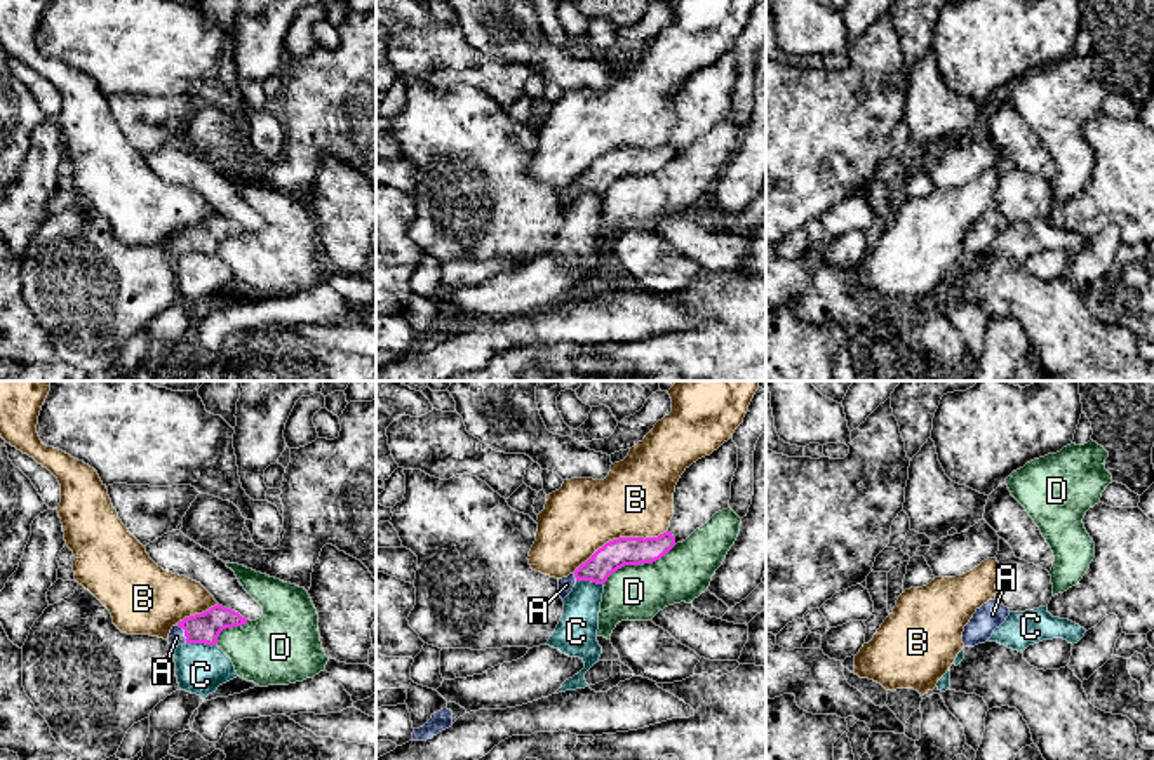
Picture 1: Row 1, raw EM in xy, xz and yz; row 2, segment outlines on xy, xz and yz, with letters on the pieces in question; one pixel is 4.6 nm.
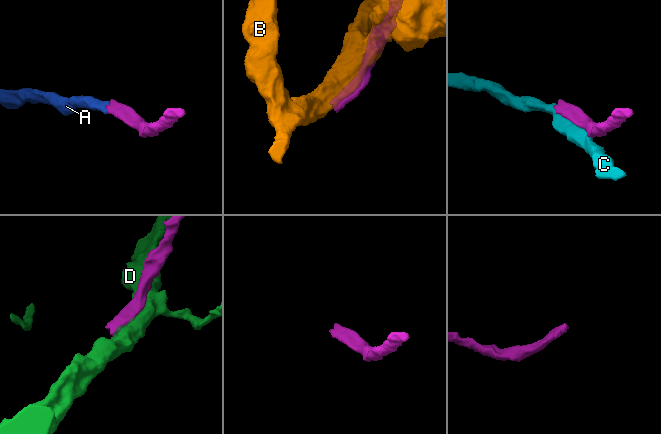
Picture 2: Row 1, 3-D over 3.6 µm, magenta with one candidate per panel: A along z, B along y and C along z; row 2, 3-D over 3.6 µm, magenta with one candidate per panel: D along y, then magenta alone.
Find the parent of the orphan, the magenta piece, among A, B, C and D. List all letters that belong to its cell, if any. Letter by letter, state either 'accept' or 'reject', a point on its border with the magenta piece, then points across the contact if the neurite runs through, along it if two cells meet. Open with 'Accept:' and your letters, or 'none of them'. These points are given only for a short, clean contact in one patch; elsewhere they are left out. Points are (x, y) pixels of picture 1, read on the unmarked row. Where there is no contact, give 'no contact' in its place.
Accept: A
A: accept; meets magenta in xy at (185, 244); runs through xy (202, 239), (185, 244), (176, 247)
B: reject; meets magenta in xz at (620, 148)
C: reject; meets magenta in xy at (201, 253)
D: reject; meets magenta in xz at (639, 174)

